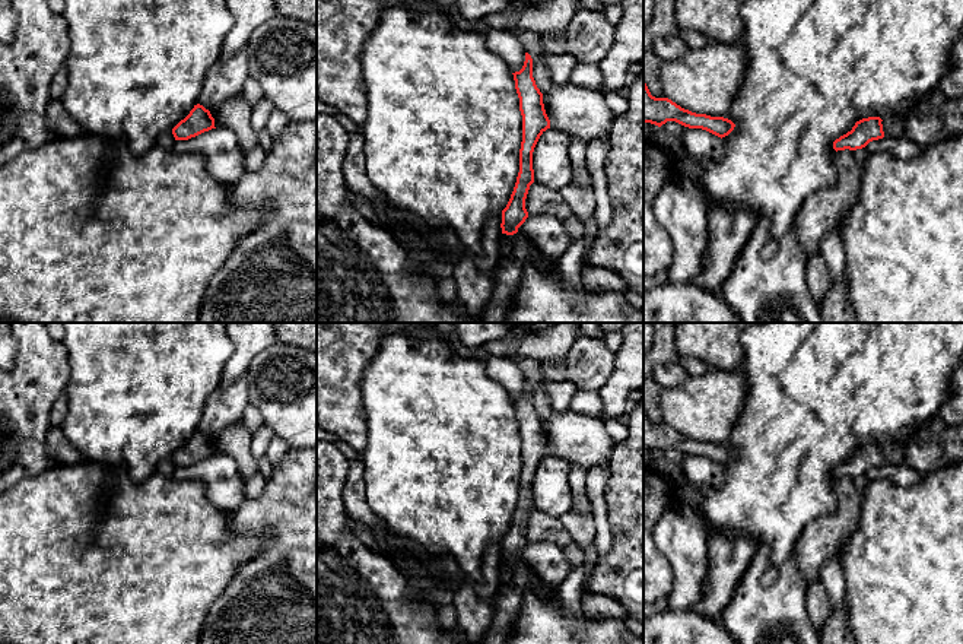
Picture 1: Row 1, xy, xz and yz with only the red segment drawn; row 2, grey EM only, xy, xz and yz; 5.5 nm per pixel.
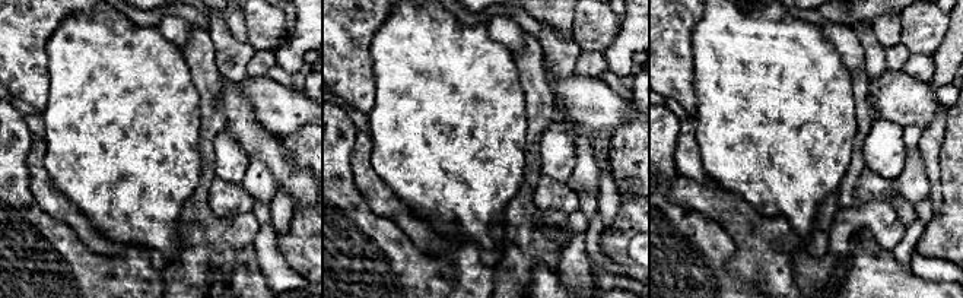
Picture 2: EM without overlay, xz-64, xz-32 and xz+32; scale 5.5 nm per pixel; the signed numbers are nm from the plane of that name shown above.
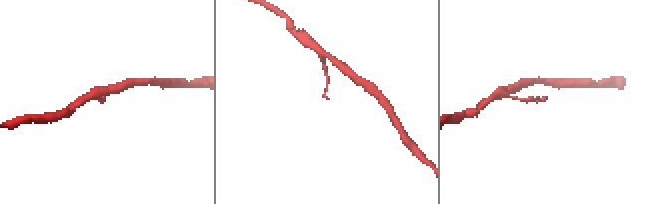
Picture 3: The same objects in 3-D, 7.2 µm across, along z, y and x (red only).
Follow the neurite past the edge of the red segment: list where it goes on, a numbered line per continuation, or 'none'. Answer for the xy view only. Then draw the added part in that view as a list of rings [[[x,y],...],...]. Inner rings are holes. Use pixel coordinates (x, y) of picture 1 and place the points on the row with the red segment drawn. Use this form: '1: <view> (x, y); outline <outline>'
none

